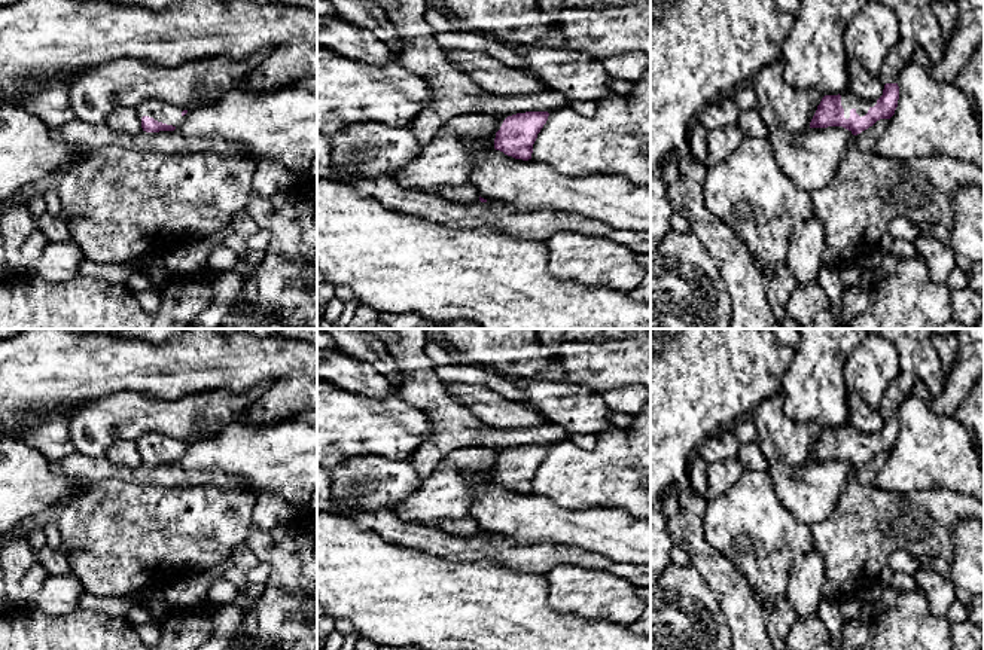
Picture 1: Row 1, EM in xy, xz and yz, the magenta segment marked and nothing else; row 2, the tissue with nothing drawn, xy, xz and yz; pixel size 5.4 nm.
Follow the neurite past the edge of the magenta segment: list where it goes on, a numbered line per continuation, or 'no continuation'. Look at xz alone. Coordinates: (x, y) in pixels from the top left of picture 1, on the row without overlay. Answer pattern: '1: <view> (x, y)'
no continuation

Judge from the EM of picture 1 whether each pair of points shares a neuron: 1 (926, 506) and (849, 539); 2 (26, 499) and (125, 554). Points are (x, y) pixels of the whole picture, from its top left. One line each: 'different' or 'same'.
1: same
2: different

